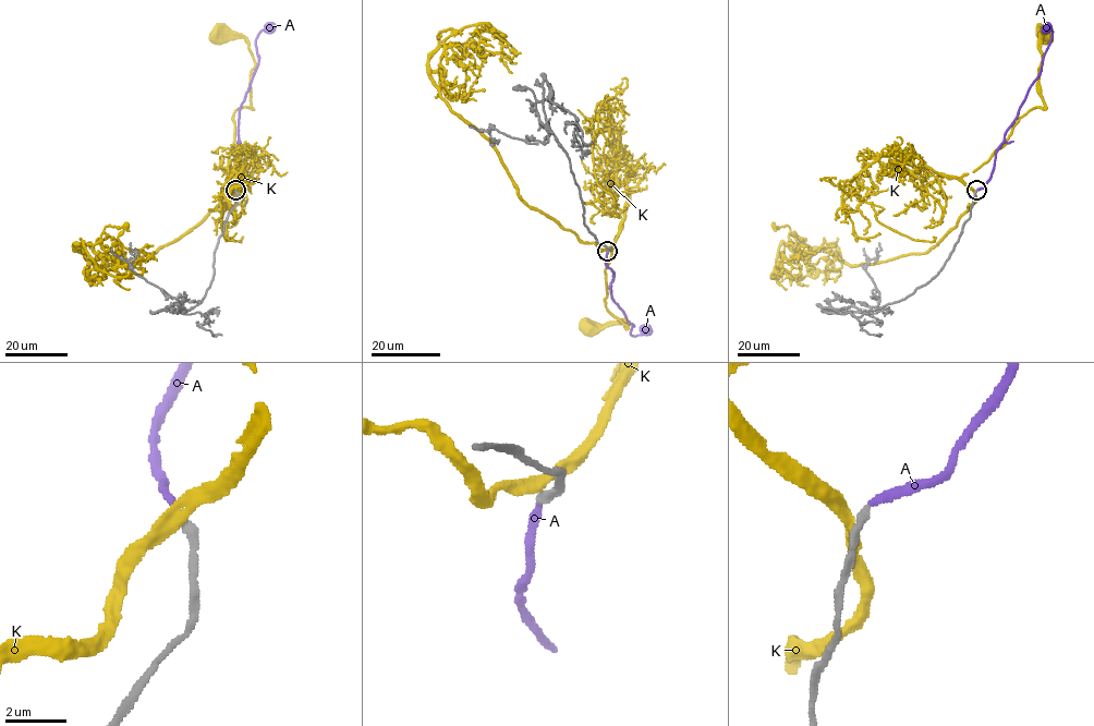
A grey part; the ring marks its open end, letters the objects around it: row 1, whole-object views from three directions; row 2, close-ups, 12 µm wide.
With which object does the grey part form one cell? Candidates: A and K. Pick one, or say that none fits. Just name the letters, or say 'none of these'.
A

